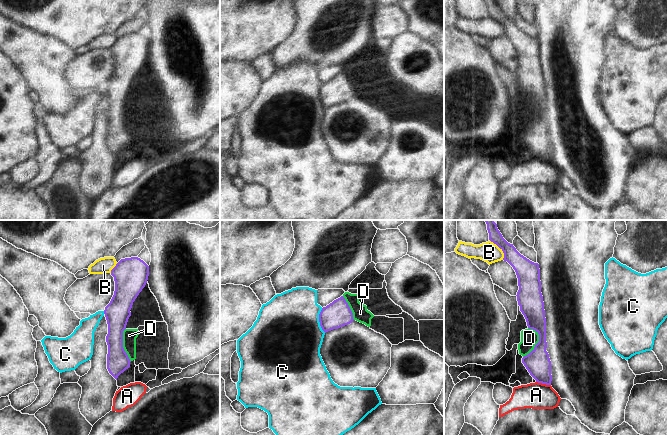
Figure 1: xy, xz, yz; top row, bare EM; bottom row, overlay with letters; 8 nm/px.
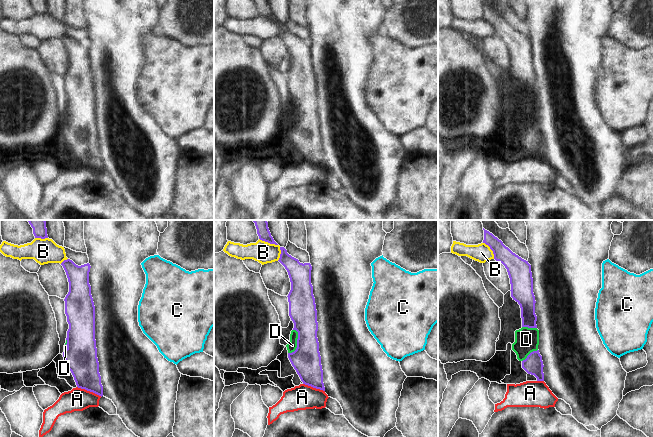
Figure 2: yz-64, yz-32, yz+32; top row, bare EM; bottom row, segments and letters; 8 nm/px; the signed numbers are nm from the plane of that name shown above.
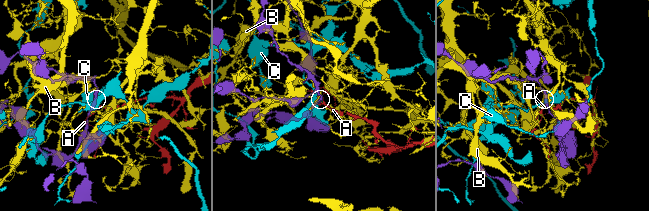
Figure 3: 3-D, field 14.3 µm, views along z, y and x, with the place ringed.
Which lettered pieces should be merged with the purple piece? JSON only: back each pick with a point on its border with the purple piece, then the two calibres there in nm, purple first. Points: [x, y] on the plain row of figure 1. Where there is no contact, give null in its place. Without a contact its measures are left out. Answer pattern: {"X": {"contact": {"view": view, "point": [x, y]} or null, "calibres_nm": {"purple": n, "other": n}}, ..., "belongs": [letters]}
{"D": {"contact": {"view": "yz", "point": [539, 117]}, "calibres_nm": {"purple": 200, "other": 140}}, "belongs": ["D"]}

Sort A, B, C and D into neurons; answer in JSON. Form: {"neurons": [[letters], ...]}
{"neurons": [["A"], ["B"], ["C"], ["D"]]}

